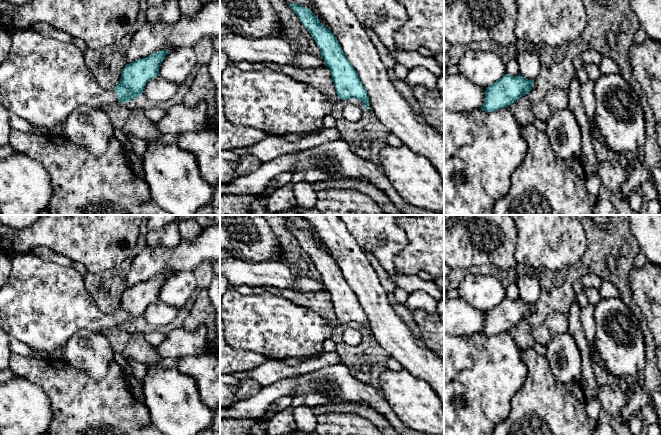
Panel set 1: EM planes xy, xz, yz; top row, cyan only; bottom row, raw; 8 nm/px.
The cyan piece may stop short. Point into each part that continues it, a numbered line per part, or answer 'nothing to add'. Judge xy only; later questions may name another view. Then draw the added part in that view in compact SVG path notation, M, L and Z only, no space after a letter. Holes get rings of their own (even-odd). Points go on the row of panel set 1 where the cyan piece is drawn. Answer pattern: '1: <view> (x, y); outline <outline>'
1: xy (42, 80); outline M33 28L19 29L11 34L11 50L0 65L0 102L9 113L13 113L32 126L43 129L46 133L61 123L65 123L72 111L87 105L103 108L118 102L114 89L103 89L85 64L83 52L73 43L65 43L55 38L47 38Z

